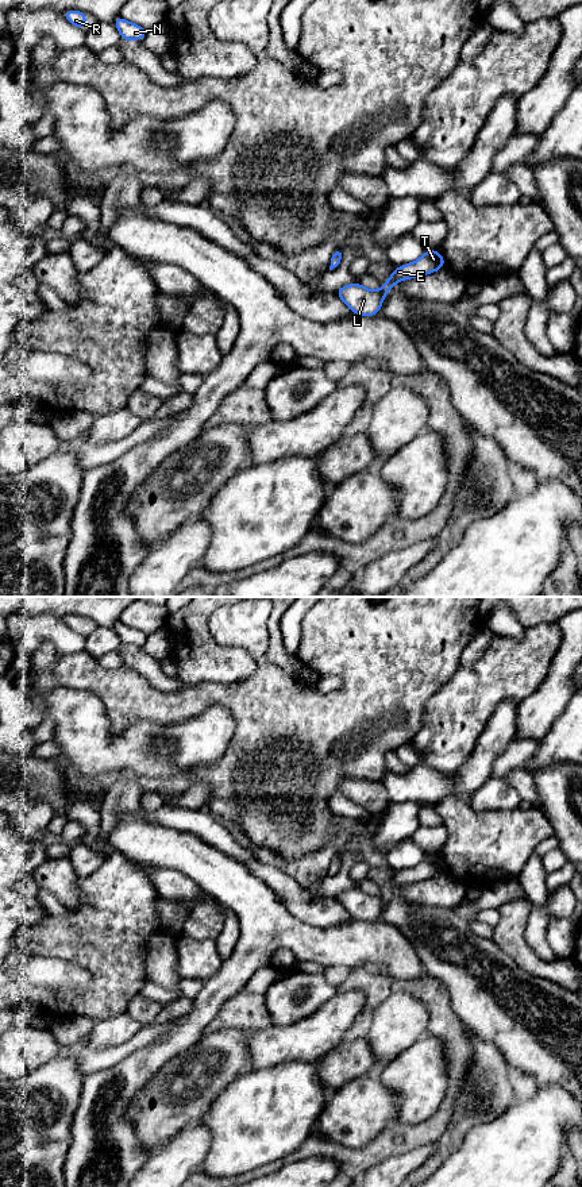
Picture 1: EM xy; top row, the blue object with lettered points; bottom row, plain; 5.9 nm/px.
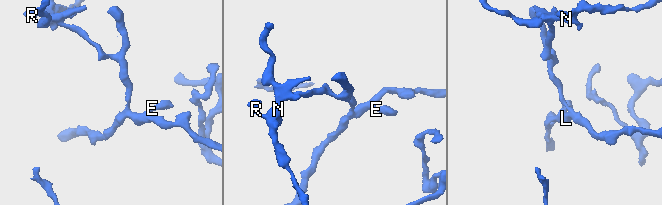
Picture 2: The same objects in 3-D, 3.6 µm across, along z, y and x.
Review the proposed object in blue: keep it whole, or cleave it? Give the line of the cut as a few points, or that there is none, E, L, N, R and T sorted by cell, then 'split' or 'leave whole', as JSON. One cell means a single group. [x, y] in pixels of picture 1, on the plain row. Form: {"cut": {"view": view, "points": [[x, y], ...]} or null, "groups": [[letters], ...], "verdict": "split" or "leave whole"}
{"cut": null, "groups": [["E", "L", "N", "R", "T"]], "verdict": "leave whole"}

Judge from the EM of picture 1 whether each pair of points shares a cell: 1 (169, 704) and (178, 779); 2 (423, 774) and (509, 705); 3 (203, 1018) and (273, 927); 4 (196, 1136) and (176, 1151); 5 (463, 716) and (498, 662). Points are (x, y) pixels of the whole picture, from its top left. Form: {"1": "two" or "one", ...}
{"1": "two", "2": "one", "3": "one", "4": "one", "5": "one"}

